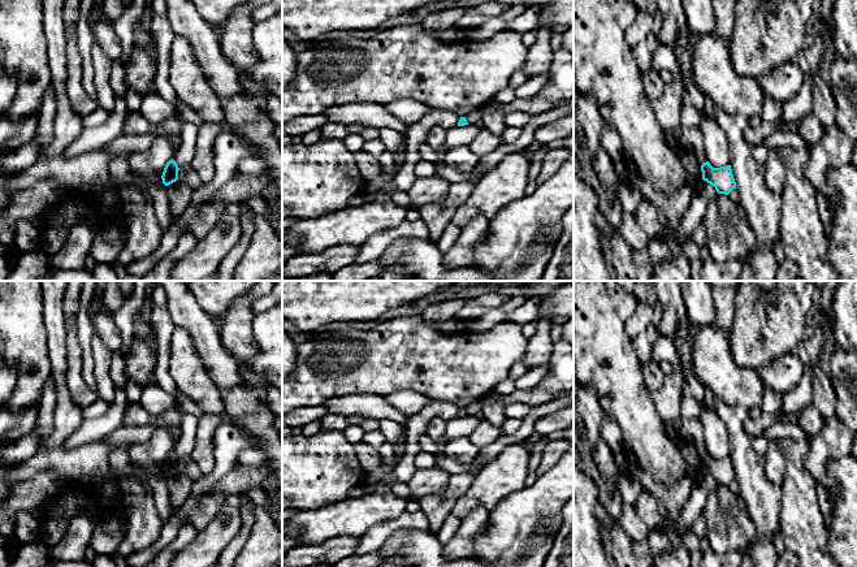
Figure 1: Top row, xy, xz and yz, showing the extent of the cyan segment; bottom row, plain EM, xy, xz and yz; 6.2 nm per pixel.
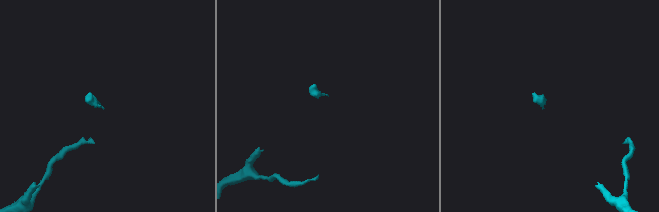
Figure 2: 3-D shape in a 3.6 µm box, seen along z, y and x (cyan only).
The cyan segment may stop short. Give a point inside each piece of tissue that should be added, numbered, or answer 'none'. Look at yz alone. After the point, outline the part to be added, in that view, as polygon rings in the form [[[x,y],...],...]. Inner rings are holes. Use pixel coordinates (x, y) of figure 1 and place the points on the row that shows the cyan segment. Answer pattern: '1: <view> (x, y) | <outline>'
none

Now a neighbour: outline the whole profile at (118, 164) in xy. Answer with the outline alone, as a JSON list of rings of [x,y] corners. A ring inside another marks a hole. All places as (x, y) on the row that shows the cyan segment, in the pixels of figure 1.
[[[117,153],[109,157],[109,182],[118,189],[124,179],[131,174],[129,165],[130,153]]]

